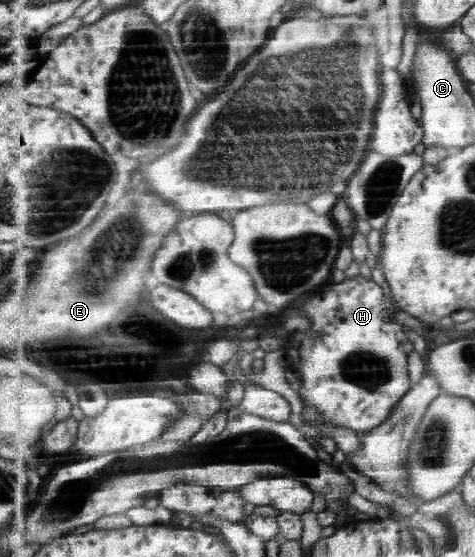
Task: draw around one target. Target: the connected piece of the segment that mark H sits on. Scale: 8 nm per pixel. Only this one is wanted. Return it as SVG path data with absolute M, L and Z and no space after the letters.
M362 274L354 278L347 277L301 308L299 314L311 319L312 327L307 334L297 334L291 352L286 353L291 354L288 357L290 367L296 367L303 380L299 392L302 400L319 410L319 414L323 414L329 424L357 430L361 436L369 434L387 422L397 404L409 394L413 386L409 376L409 358L415 352L415 346L407 335L407 330L411 328L393 320L394 313L399 309L394 298L387 298L377 282Z

